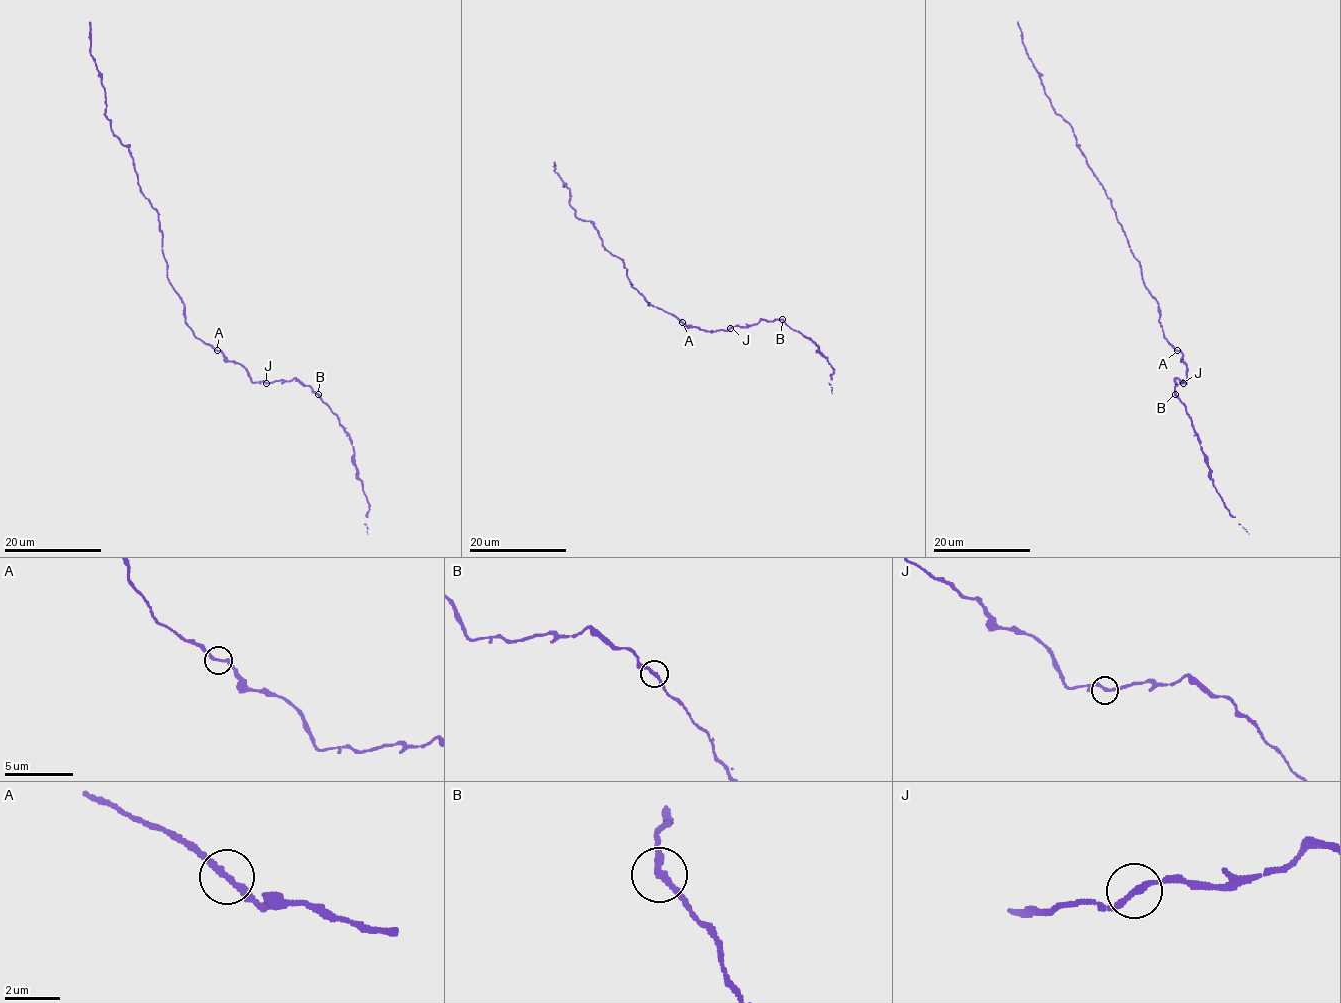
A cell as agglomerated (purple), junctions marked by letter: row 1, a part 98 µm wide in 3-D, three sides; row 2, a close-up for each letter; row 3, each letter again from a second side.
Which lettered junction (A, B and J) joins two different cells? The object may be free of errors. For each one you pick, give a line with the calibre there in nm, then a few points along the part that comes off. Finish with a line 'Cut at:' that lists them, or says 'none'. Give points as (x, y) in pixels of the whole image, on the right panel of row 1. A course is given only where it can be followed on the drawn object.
Cut at: none

